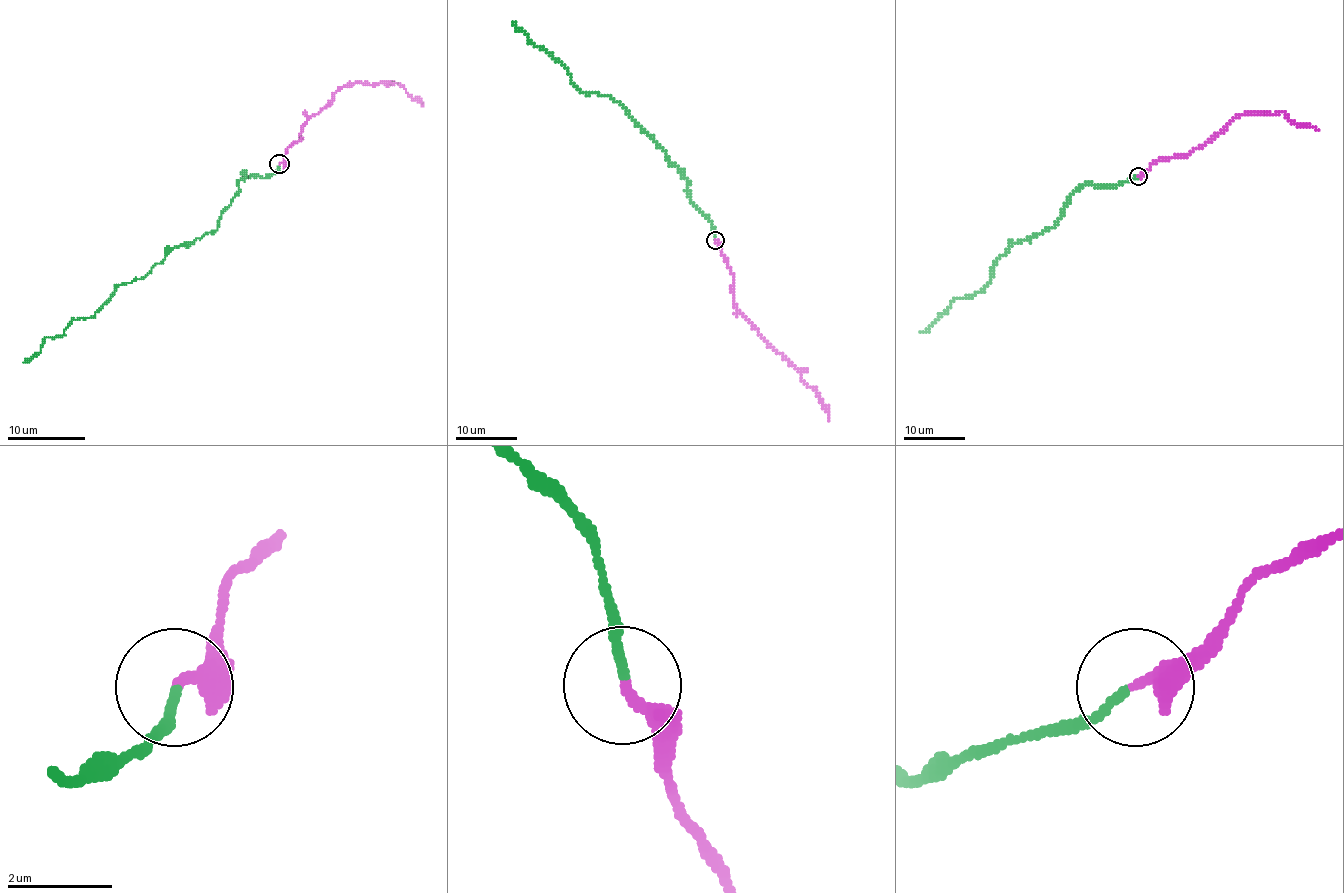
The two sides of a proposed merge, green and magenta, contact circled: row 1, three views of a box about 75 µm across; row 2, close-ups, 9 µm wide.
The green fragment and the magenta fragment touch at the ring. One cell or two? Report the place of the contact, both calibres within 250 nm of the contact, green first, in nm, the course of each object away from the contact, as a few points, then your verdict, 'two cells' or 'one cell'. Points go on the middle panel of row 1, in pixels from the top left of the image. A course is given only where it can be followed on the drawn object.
at (715, 240); 150 nm thick on the green side, 200 nm on the other; green runs (716, 239), (693, 203), (690, 182), (665, 151), (608, 96), (584, 93), (513, 21); magenta runs (716, 240), (732, 276), (735, 308), (821, 400), (829, 421); two cells

